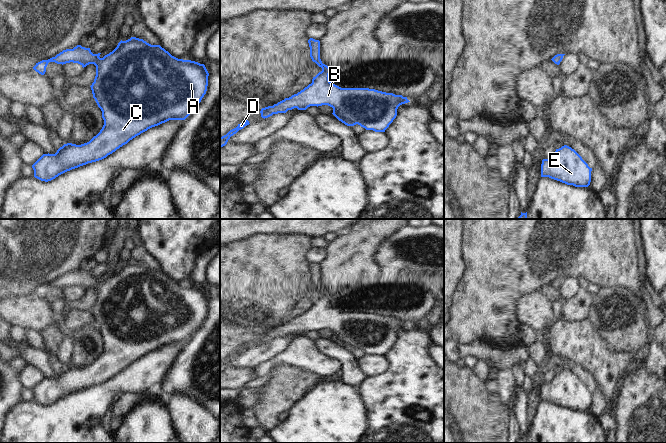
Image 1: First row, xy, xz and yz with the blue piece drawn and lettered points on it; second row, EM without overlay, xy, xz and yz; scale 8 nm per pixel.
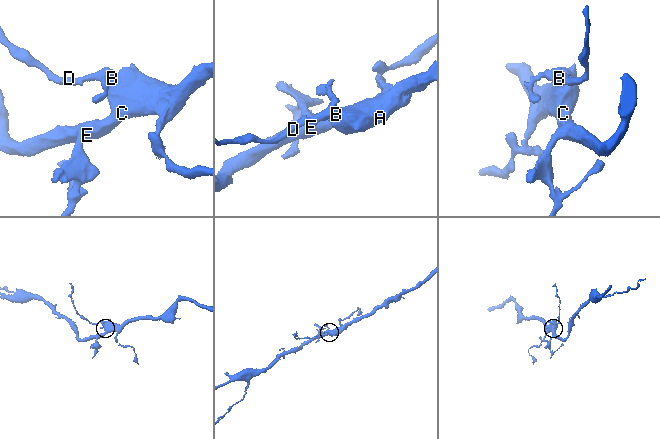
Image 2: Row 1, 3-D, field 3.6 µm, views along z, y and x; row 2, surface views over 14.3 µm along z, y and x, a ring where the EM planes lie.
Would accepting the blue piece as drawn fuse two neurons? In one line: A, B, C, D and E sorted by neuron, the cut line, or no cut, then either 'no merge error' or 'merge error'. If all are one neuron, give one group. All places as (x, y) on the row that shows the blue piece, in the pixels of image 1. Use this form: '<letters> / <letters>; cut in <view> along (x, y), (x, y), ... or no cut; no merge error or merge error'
A B C D E; no cut; no merge error

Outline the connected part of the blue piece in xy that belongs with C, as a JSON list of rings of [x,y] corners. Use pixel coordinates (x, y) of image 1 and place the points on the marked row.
[[[131,37],[126,41],[121,40],[117,47],[103,58],[99,57],[100,54],[93,54],[90,48],[77,45],[73,49],[63,50],[48,60],[42,60],[33,67],[36,72],[44,75],[49,62],[62,65],[73,62],[80,64],[83,68],[89,64],[94,64],[96,66],[96,76],[90,87],[93,98],[102,111],[104,120],[100,132],[89,142],[81,145],[67,143],[60,147],[55,154],[43,154],[32,165],[34,177],[41,181],[51,181],[67,171],[102,160],[152,127],[169,120],[185,120],[206,94],[209,73],[205,65],[191,60],[178,59],[160,45],[151,45],[143,39]]]

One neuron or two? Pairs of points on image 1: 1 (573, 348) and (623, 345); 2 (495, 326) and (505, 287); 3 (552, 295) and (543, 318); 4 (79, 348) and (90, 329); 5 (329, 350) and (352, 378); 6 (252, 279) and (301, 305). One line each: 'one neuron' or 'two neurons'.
1: two neurons
2: one neuron
3: two neurons
4: one neuron
5: one neuron
6: two neurons

